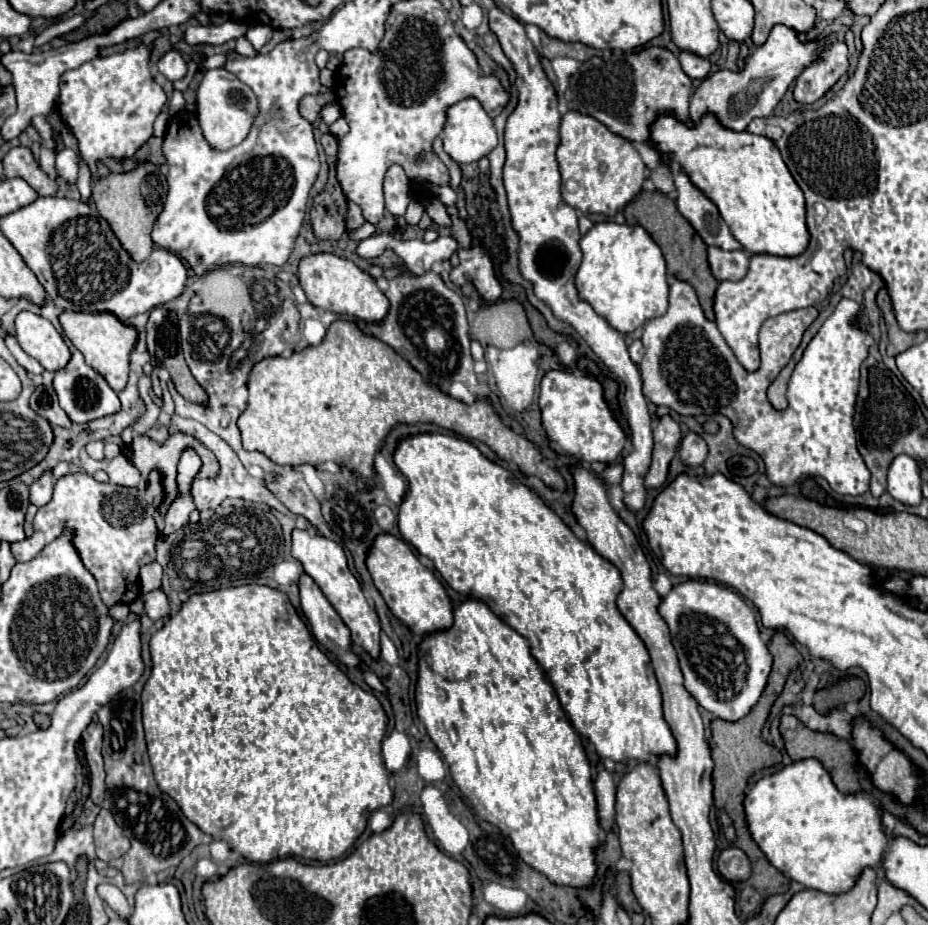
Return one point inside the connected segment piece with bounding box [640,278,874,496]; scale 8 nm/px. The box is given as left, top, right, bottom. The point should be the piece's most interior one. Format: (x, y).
(814, 436)

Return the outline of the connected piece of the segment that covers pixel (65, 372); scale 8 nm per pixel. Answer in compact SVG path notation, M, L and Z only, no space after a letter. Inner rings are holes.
M72 350L70 364L56 372L56 376L54 376L54 390L56 390L58 398L60 398L60 406L64 408L68 418L72 422L76 422L76 424L86 424L86 422L92 422L96 418L110 416L110 414L118 412L118 408L120 408L118 394L108 386L104 376L100 376L94 368L90 368L84 362L84 356L78 350Z

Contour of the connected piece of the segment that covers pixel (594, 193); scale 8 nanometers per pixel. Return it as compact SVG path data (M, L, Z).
M566 112L562 116L560 138L562 142L558 146L558 164L562 177L561 194L572 208L582 210L584 214L602 214L614 218L628 202L632 202L638 196L646 180L646 164L628 140L622 140L620 136L612 134L602 122L580 112Z

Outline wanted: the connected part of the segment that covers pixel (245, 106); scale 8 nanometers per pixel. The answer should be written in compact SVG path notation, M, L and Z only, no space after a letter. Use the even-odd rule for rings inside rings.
M226 68L206 70L198 88L198 120L202 126L204 138L216 150L228 150L232 146L238 146L248 136L256 114L258 114L258 100L246 84L242 84Z

